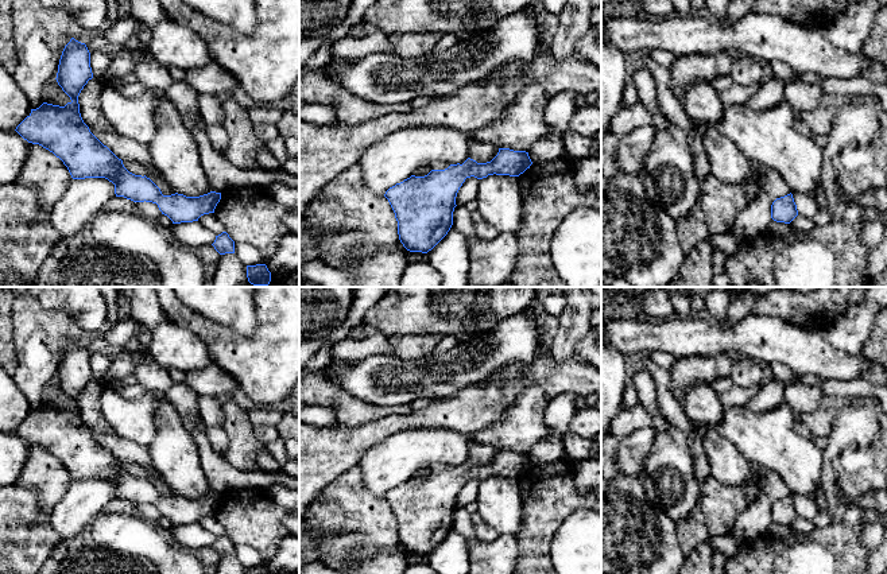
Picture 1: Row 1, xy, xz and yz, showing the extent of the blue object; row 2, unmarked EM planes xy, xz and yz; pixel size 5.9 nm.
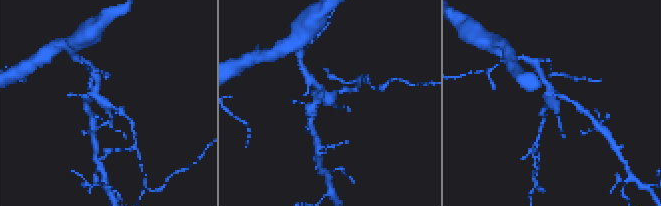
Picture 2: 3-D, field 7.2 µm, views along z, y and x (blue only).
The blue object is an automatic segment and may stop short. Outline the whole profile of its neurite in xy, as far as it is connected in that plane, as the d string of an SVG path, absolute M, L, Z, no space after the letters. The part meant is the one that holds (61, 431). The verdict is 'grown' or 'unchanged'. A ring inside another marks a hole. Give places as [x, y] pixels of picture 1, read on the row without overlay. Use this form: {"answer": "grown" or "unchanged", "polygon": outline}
{"answer": "unchanged", "polygon": "M71 340L62 353L55 380L71 403L65 408L43 404L31 411L15 433L59 459L73 481L105 480L115 486L116 499L156 505L173 525L198 523L201 517L214 515L221 495L163 497L150 480L129 474L123 462L90 434L81 419L78 397L92 380L86 346Z"}

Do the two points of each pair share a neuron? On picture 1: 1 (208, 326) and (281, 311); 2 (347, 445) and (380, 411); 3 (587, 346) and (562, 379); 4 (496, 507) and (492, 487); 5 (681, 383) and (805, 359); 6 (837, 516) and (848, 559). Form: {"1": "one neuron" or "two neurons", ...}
{"1": "one neuron", "2": "two neurons", "3": "two neurons", "4": "one neuron", "5": "two neurons", "6": "one neuron"}

